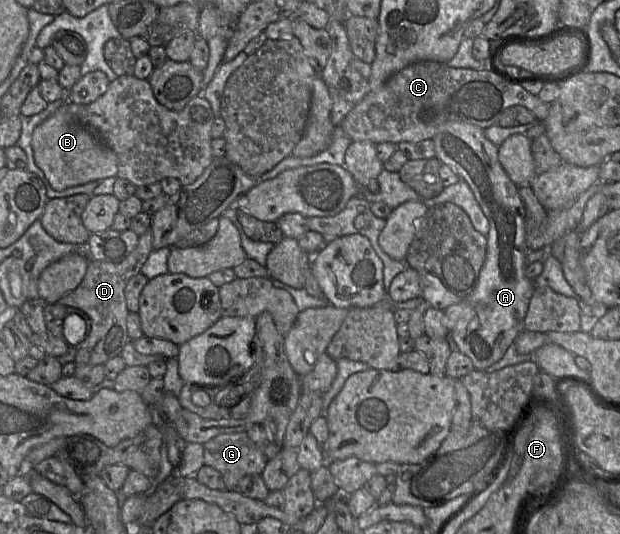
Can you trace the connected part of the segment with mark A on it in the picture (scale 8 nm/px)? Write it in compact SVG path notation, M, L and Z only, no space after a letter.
M448 121L439 127L433 141L435 158L449 166L460 180L464 180L469 185L489 223L485 259L476 287L463 298L463 301L443 310L443 324L452 338L452 350L457 349L468 356L475 369L485 370L501 360L516 337L525 330L524 319L535 289L535 283L525 273L526 211L519 195L519 187L512 182L498 160L498 146L485 137L484 129L464 121Z

